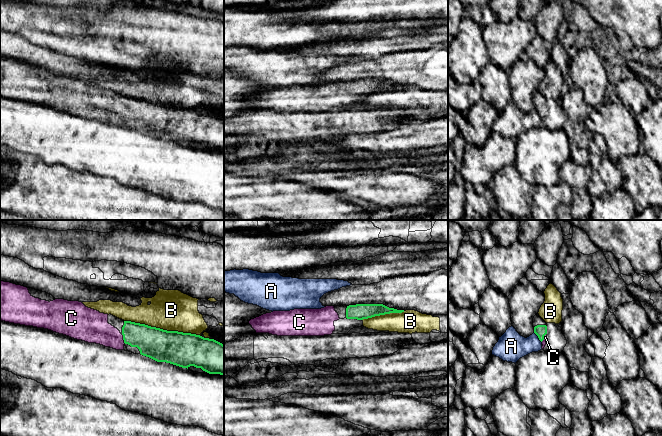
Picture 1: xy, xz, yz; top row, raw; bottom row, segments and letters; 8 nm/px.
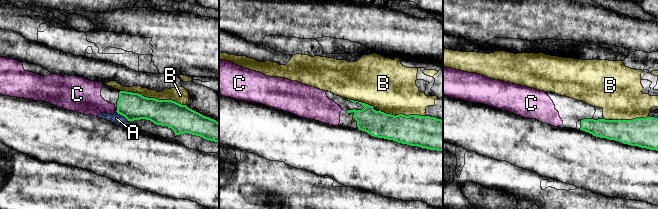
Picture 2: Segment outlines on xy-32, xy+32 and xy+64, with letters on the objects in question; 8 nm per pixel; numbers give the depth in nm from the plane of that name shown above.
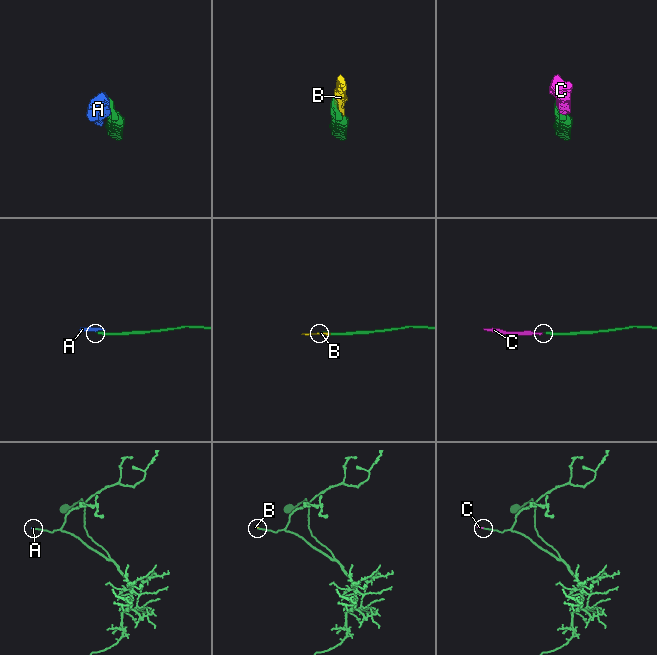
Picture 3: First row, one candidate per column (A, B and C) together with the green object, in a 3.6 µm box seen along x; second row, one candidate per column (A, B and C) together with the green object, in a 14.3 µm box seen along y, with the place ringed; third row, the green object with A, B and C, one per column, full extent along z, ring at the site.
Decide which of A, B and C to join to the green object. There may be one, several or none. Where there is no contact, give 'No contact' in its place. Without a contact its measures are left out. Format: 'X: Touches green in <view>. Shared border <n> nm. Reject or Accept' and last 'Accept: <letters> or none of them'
A: Touches green in yz. Shared border 110 nm. Reject
B: Touches green in xy. Shared border 650 nm. Reject
C: Touches green in xy. Shared border 90 nm. Accept
Accept: C

